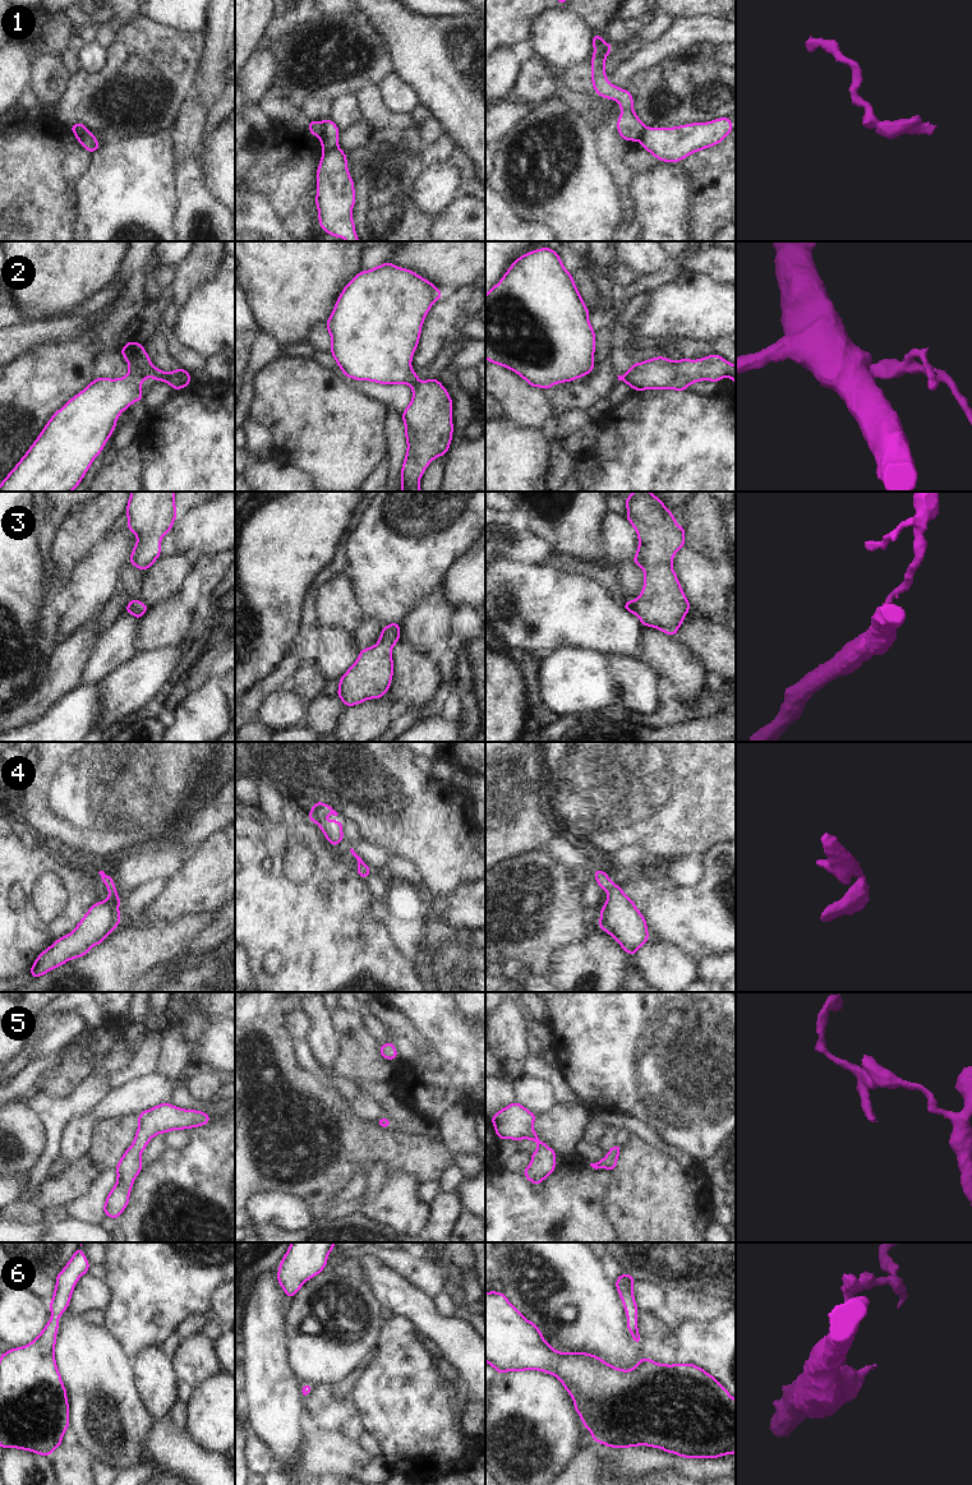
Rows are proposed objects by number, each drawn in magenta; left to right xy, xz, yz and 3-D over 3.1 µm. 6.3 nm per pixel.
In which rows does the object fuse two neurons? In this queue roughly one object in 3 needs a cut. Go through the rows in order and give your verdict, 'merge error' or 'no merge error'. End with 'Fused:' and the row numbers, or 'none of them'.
1: merge error
2: merge error
3: no merge error
4: no merge error
5: no merge error
6: no merge error
Fused: 1, 2

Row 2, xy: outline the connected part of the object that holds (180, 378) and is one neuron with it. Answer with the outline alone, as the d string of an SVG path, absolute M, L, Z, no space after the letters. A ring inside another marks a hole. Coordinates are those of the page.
M183 368L166 374L167 377L165 382L169 383L175 391L186 387L192 382L190 374Z

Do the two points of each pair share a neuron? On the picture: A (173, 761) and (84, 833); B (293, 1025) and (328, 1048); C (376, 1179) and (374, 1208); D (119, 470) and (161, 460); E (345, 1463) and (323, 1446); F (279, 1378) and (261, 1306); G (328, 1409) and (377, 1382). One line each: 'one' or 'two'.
A: one
B: two
C: two
D: two
E: one
F: one
G: two

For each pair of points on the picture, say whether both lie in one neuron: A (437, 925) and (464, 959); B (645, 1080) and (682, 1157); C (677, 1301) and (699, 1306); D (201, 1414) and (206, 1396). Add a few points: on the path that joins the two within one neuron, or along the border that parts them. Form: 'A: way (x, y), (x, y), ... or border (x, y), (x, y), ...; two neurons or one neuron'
A: way (438, 934), (455, 950); one neuron
B: border (655, 1133), (666, 1144), (676, 1147), (696, 1160); two neurons
C: way (682, 1304), (694, 1306); one neuron
D: way (205, 1410), (206, 1400); one neuron

